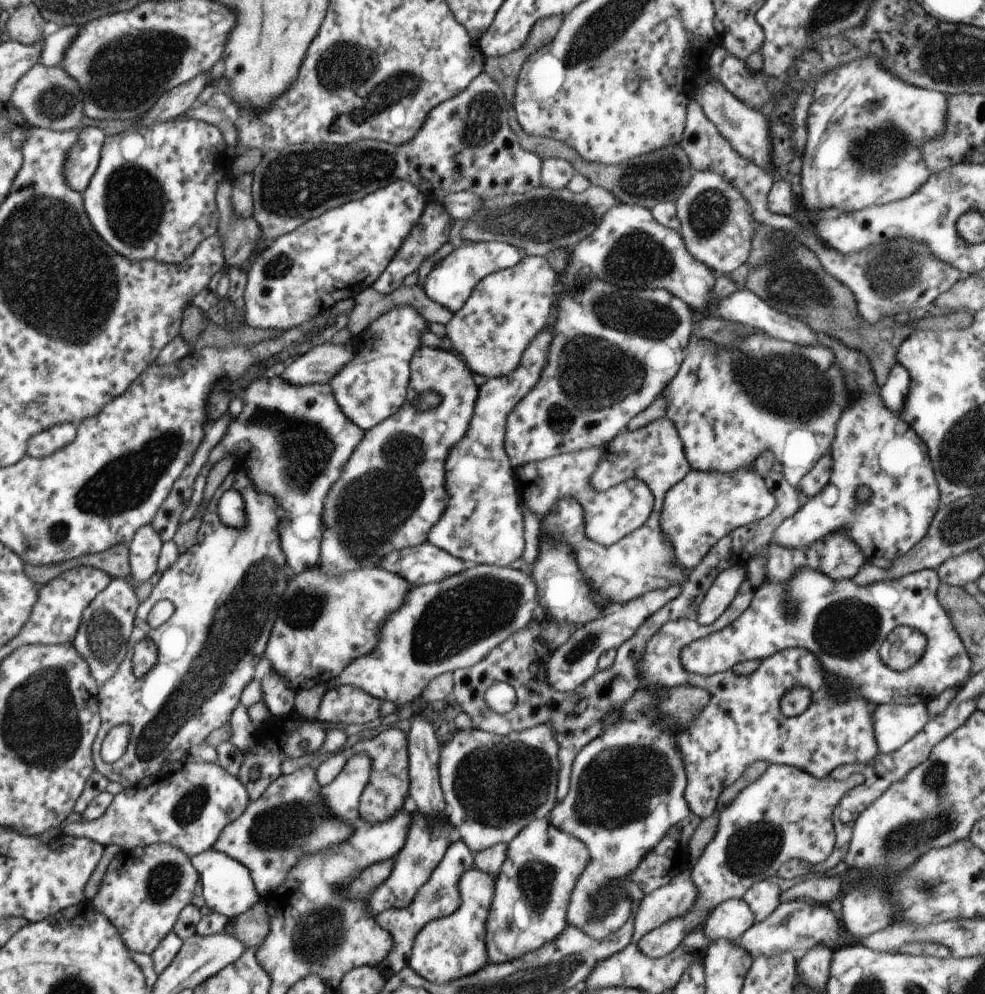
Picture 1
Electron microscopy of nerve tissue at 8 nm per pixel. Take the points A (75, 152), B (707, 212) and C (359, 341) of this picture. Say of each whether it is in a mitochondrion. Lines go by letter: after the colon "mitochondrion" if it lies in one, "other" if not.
A: other
B: mitochondrion
C: other

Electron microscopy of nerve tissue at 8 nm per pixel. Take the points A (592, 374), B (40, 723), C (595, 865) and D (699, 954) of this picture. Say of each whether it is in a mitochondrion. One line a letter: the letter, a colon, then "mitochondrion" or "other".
A: mitochondrion
B: mitochondrion
C: other
D: other

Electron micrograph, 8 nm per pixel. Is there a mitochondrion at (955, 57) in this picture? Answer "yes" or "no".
yes

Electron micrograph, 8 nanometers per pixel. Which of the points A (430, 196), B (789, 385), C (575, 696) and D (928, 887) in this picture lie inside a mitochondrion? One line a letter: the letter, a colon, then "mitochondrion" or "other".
A: other
B: mitochondrion
C: other
D: mitochondrion

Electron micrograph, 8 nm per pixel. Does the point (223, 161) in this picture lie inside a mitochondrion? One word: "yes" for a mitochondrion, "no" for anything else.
no

